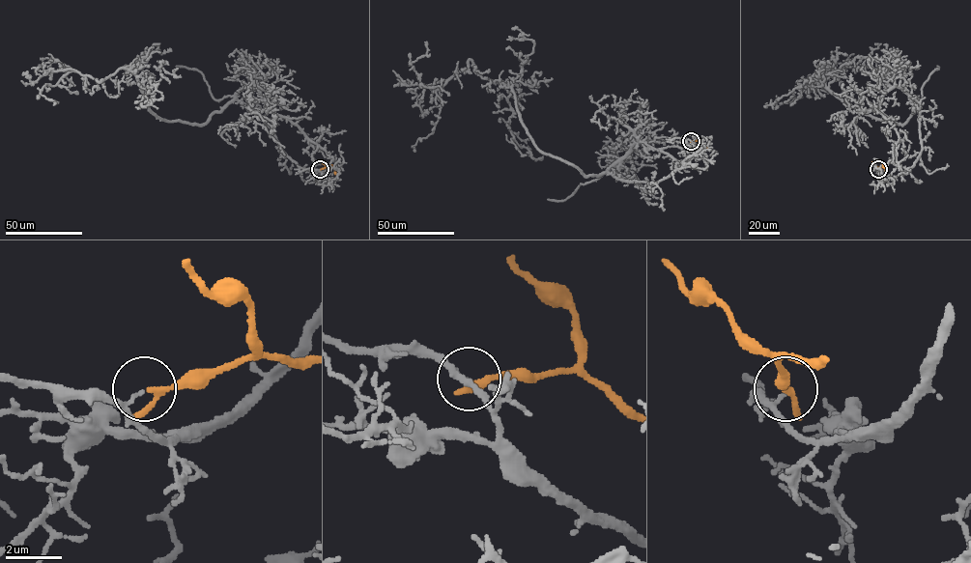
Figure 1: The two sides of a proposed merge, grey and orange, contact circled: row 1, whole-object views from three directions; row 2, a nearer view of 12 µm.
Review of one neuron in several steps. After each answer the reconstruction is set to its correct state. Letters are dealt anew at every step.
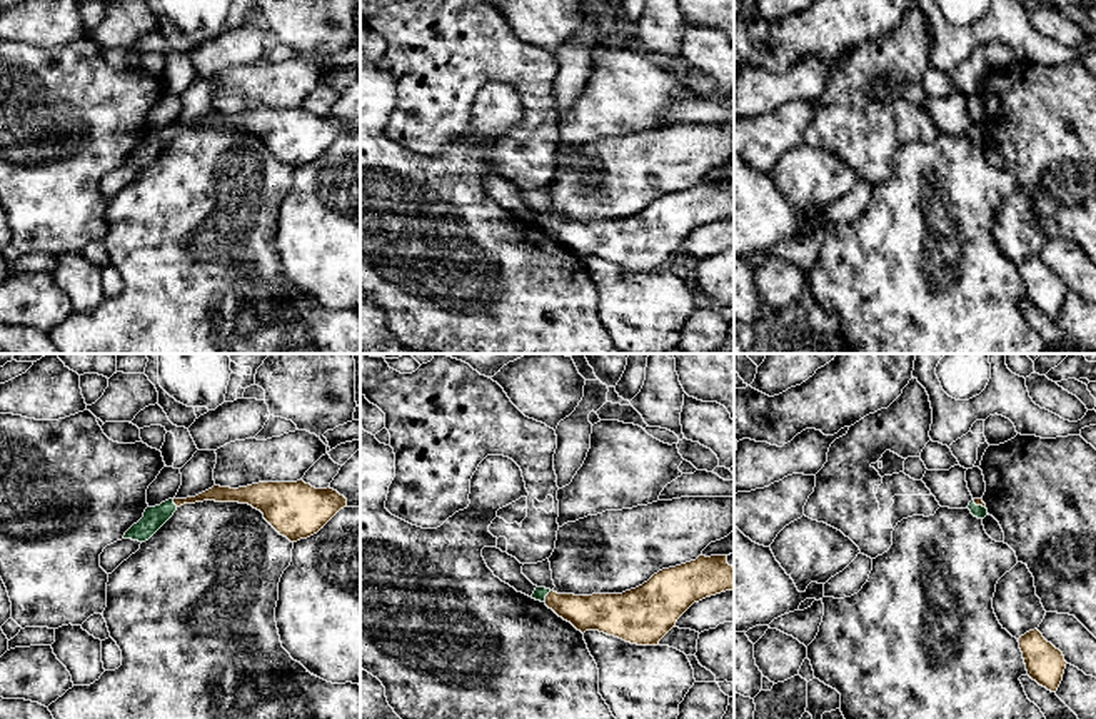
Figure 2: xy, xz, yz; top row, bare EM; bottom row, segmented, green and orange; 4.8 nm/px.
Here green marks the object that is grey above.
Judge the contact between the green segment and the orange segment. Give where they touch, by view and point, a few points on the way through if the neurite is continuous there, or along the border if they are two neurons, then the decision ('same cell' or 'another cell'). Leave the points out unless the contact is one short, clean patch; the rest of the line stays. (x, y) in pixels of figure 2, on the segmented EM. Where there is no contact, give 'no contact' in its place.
xz (546, 594) | along xz (551, 591), (544, 601) | another cell

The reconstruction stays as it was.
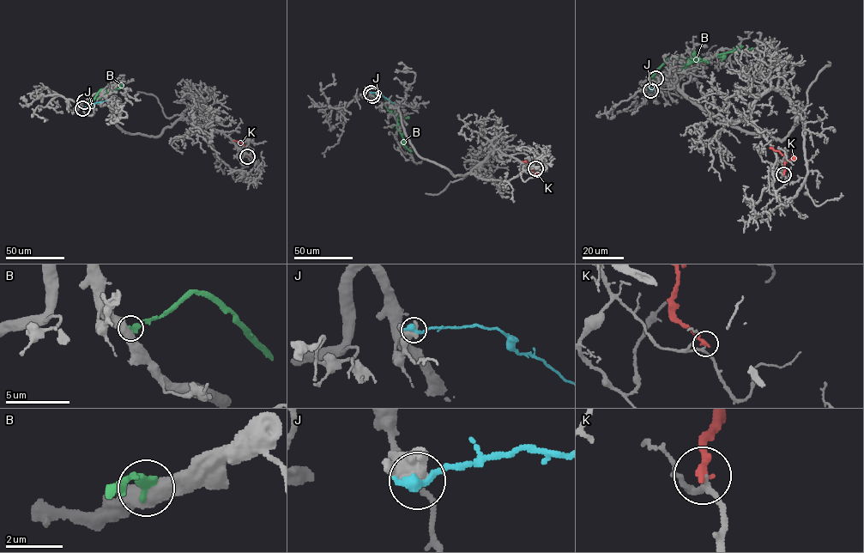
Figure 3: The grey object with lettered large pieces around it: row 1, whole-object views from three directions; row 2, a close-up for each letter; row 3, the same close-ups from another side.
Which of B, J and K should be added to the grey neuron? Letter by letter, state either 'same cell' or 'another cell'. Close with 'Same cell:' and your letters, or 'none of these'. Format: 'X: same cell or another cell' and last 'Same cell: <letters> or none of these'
B: another cell
J: another cell
K: another cell
Same cell: none of these

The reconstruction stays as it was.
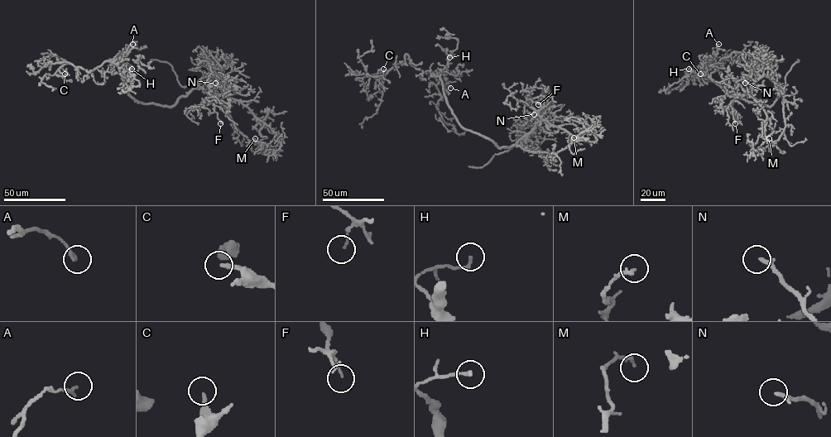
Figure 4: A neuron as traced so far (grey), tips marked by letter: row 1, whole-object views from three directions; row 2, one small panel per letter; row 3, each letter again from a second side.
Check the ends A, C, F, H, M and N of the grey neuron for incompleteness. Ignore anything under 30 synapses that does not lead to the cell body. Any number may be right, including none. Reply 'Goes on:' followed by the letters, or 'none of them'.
Goes on: N

